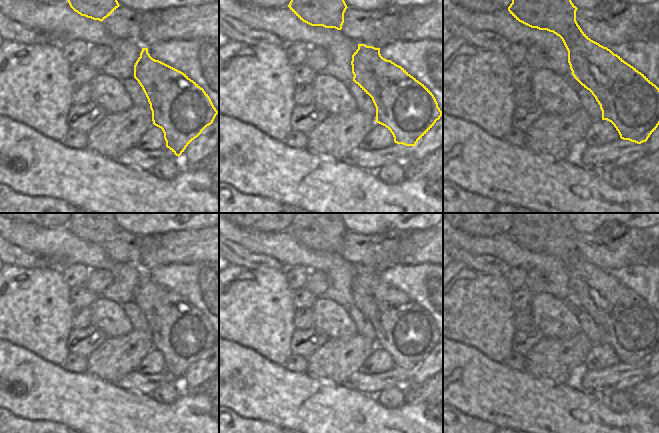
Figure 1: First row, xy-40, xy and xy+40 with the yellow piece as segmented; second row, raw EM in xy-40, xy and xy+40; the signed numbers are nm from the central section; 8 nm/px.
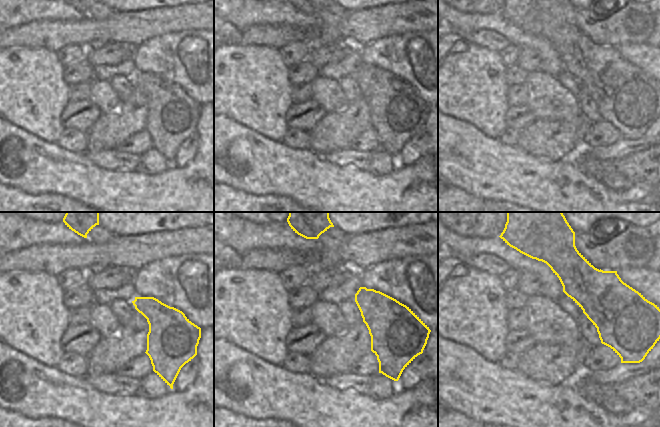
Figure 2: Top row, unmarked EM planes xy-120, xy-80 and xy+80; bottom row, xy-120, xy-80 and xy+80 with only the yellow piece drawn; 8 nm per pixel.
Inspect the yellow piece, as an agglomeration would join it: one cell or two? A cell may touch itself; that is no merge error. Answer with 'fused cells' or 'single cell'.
fused cells

